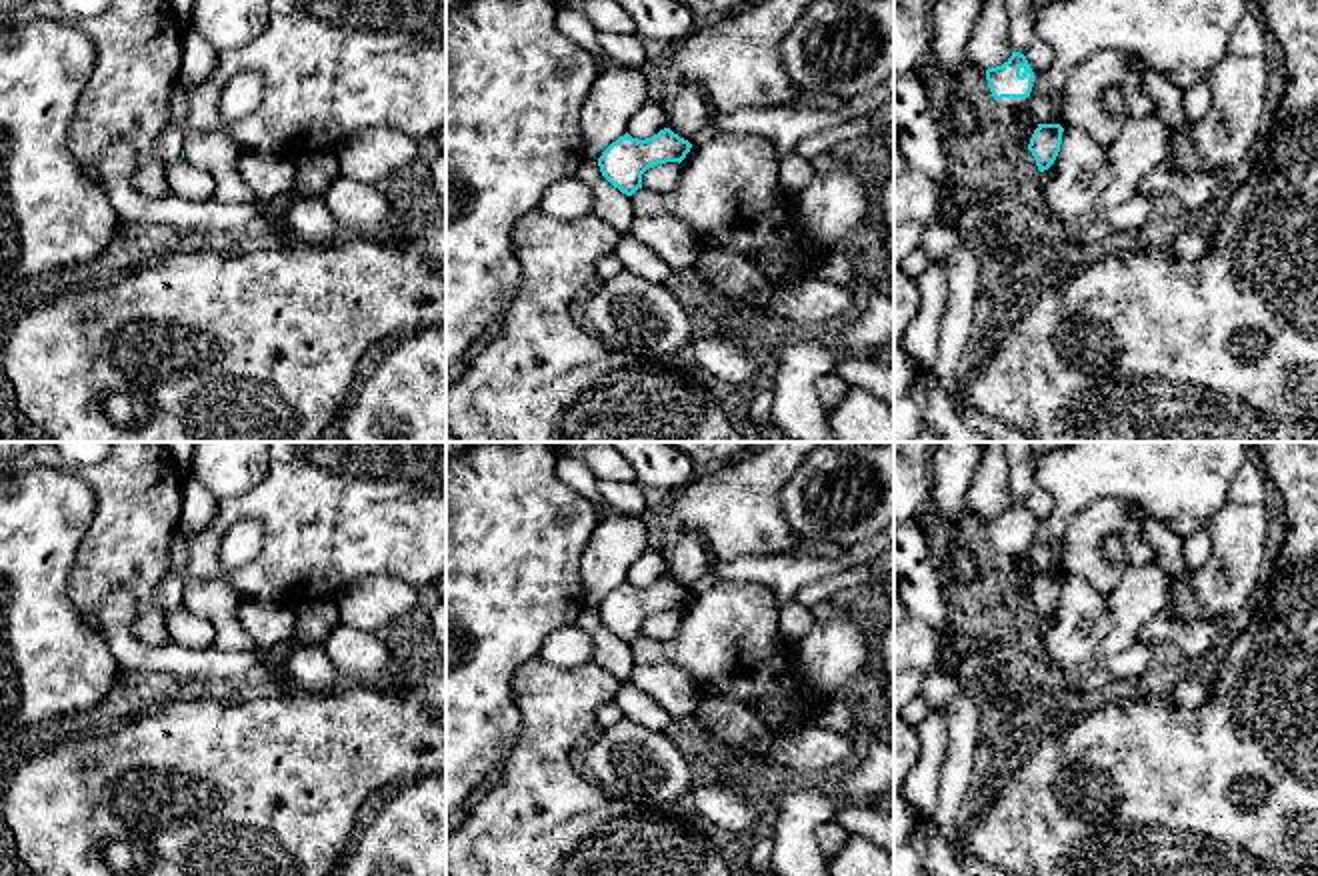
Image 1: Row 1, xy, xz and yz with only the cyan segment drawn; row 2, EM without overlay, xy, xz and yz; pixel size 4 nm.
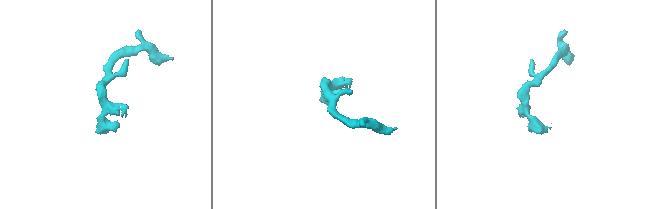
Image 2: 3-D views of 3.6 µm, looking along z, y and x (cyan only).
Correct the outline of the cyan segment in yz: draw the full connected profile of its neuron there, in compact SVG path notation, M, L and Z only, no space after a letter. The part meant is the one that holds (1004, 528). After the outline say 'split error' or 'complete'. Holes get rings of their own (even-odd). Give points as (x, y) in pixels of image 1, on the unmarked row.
M1012 504L996 516L986 518L986 528L992 544L1008 558L1024 556L1038 532L1038 520L1028 512L1026 504Z | split error

